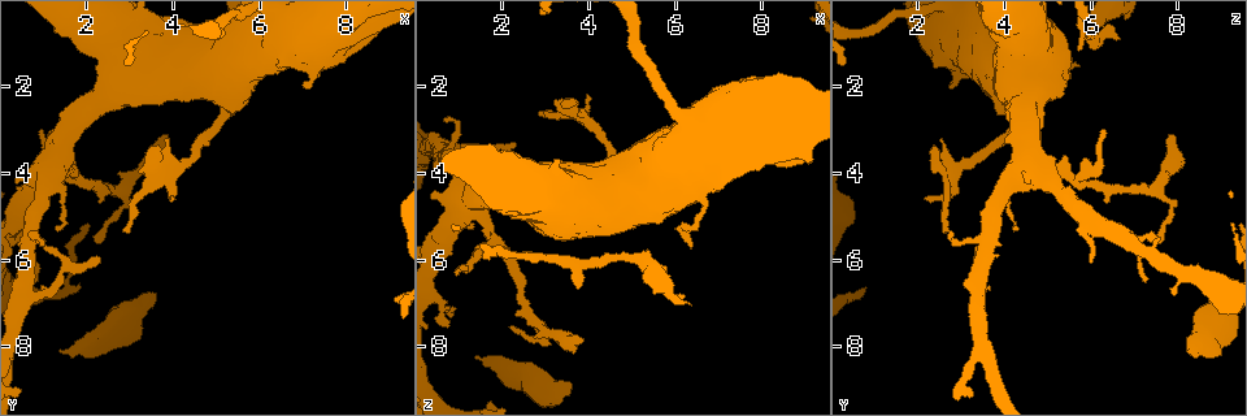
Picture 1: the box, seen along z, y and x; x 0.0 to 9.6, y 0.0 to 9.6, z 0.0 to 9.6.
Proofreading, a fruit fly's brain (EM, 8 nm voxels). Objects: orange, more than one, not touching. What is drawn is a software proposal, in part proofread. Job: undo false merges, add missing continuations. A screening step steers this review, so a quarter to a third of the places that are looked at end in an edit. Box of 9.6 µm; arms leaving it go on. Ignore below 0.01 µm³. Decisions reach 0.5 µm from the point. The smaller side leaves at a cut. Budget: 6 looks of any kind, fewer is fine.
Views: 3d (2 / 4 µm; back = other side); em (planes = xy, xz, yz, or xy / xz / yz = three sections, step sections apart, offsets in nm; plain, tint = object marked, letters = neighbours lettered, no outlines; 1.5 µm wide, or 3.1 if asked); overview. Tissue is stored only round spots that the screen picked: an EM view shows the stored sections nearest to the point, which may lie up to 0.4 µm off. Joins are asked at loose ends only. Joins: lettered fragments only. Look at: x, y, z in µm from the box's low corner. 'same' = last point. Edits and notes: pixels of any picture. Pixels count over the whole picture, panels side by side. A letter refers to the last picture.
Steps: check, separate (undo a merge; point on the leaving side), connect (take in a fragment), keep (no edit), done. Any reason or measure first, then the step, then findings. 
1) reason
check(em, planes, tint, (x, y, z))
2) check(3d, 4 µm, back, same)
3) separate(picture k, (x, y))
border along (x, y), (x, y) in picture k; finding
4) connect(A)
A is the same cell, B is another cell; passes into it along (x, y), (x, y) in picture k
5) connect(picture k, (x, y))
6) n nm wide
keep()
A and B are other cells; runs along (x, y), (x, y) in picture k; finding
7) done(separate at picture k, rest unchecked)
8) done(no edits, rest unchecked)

free end
check(3d, 4 µm, (0.75, 5.50, 7.50))

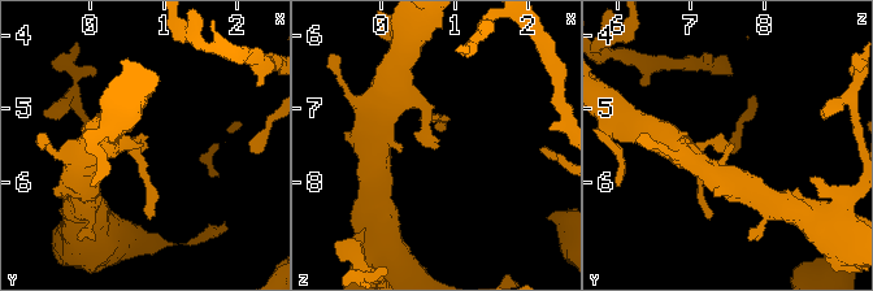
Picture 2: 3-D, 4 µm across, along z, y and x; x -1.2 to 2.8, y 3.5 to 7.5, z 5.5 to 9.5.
need the tissue
check(em, planes, letters, (0.75, 5.55, 7.55))

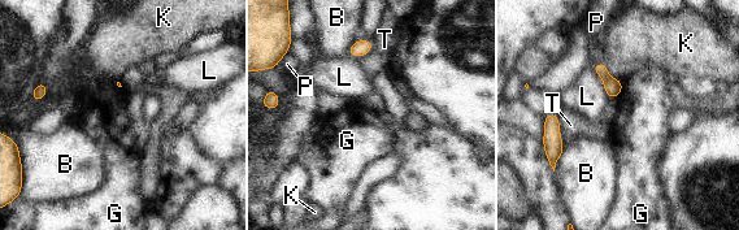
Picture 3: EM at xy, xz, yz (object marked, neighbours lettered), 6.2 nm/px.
keep()
B, G, K, L, P and T are other cells; border along (624, 83), (617, 96) in picture 3; no lettered fragment goes on from it

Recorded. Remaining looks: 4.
free end
check(em, planes, letters, (2.05, 1.20, 5.70))

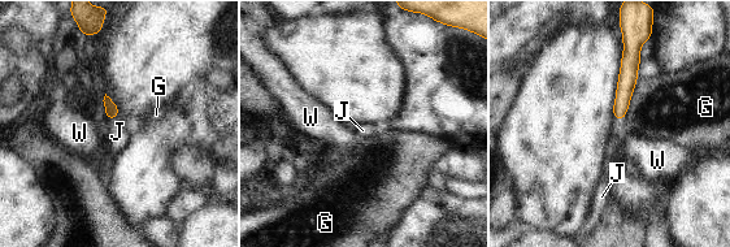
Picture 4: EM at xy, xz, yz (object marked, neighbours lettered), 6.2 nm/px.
connect(J)
J is the same cell, G and W are other cells; passes into it along (111, 108), (112, 118), (117, 131) in picture 4; the neuron continues

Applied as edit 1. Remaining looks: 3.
an open end
check(3d, 2 µm, (1.40, 8.10, 8.20))

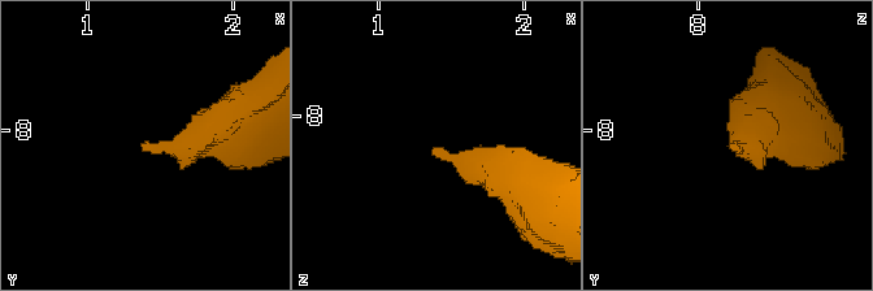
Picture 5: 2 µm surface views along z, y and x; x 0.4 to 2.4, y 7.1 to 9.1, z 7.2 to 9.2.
now the EM
check(em, planes, letters, (1.36, 8.08, 8.24))

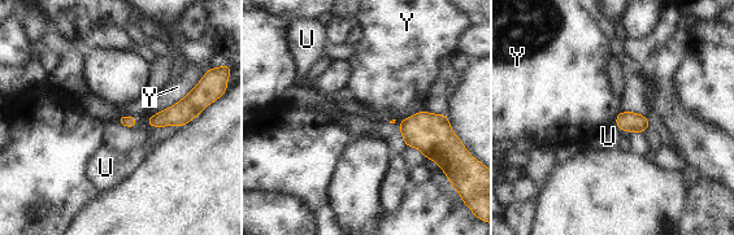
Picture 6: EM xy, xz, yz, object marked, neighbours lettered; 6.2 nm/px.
keep()
U and Y are other cells; border along (200, 81), (178, 101), (148, 117) in picture 6; none of them fits

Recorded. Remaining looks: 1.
done(connect at picture 4, rest unchecked)

